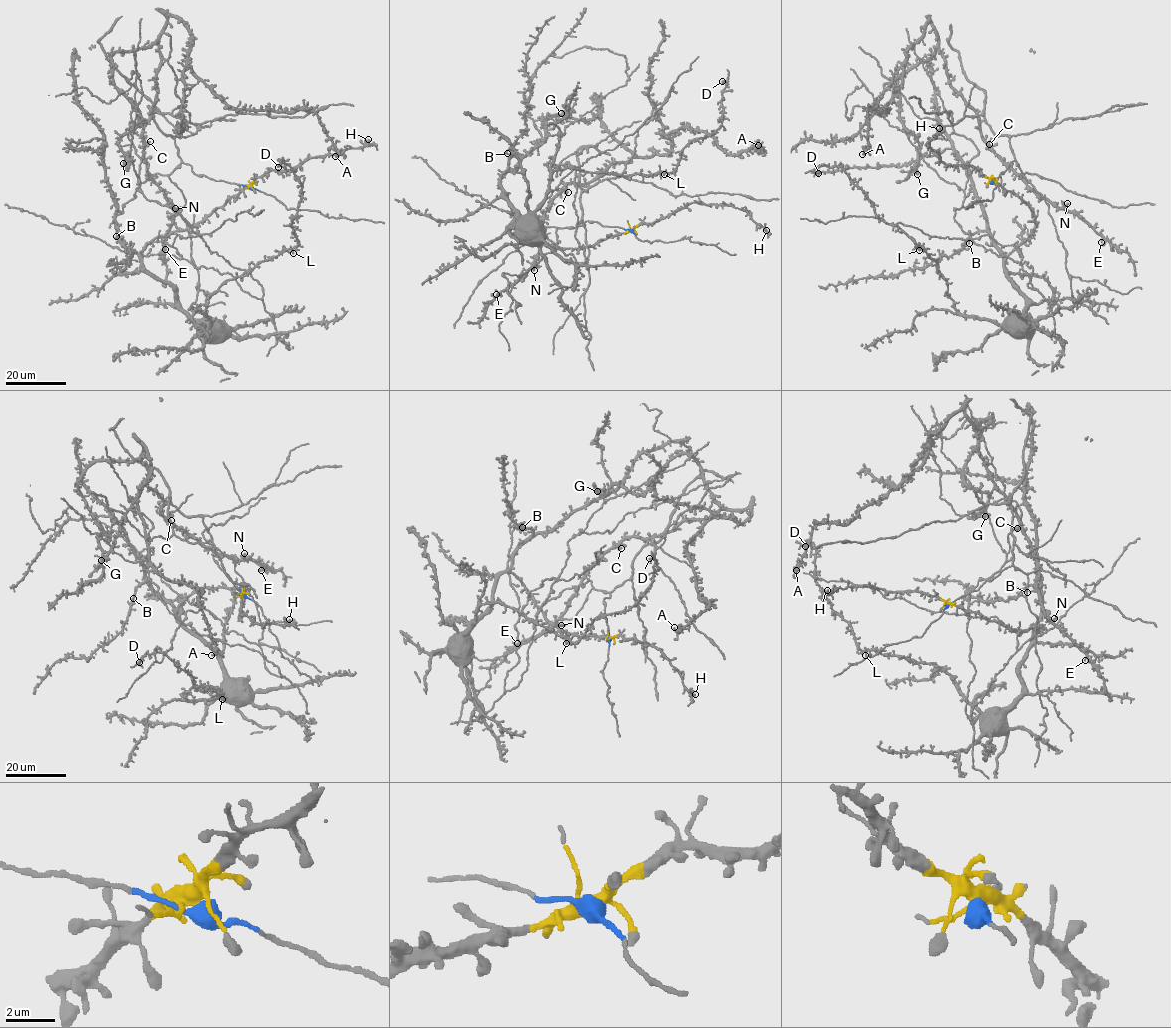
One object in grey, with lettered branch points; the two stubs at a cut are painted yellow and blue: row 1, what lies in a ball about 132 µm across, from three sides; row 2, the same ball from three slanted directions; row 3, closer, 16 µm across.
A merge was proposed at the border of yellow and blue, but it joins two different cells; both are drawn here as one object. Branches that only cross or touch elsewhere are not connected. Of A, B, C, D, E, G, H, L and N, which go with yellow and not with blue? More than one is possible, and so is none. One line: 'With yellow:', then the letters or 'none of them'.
With yellow: B, D, H, L

